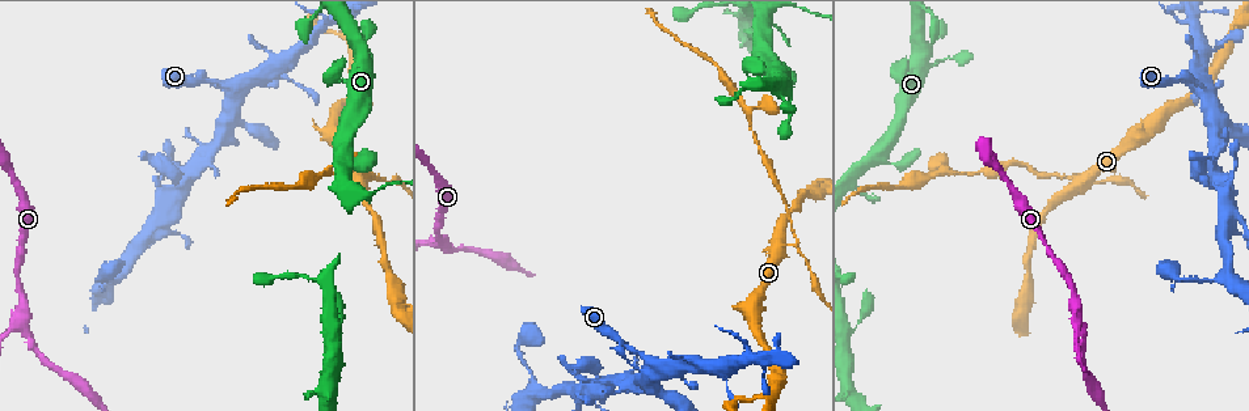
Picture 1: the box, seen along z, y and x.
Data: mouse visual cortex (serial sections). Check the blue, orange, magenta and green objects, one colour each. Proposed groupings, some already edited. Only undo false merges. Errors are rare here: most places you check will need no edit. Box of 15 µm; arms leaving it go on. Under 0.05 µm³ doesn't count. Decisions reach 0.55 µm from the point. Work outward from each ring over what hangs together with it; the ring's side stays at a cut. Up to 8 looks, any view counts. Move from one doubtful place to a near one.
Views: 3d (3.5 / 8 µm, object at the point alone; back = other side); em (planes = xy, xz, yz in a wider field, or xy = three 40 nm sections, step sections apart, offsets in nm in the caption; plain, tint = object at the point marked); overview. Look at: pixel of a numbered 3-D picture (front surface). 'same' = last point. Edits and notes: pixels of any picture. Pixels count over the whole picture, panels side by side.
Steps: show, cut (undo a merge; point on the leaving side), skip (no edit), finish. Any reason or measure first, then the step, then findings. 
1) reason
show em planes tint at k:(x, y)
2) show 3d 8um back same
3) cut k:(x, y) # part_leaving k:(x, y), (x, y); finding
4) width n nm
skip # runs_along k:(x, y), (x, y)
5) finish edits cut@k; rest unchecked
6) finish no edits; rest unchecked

three arms meet
show 3d 3.5um back at 1:(1232, 44)

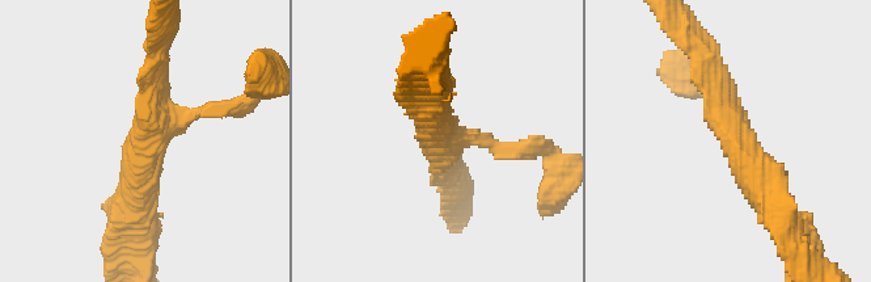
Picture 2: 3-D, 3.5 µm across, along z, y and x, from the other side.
arms 3; arm_widths 200, 250, 400 nm
show em xy step 1 tint at 2:(737, 132)

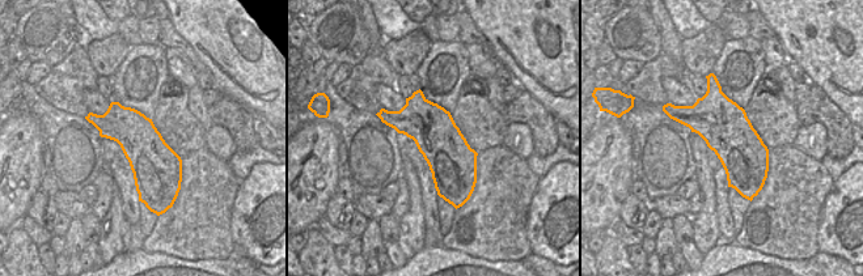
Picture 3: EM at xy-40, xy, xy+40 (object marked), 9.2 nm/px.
skip # runs_along 2:(135, 205), (164, 123), (232, 108); one cell here

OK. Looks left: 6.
three-way junction
show 3d 8um at 1:(361, 180)

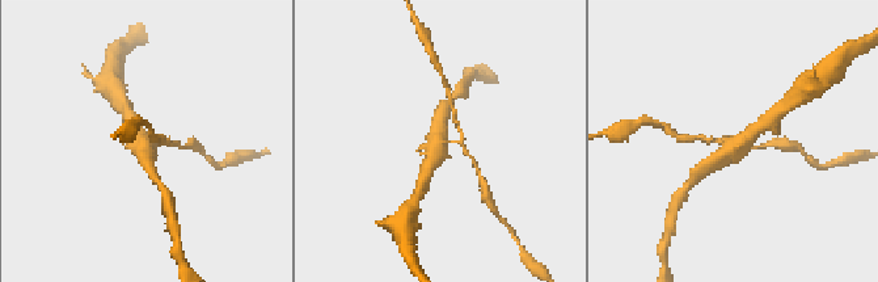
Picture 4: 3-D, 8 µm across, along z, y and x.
arms 3; arm_widths 150, 400, 400 nm
show em xy step 2 tint at 4:(144, 147)

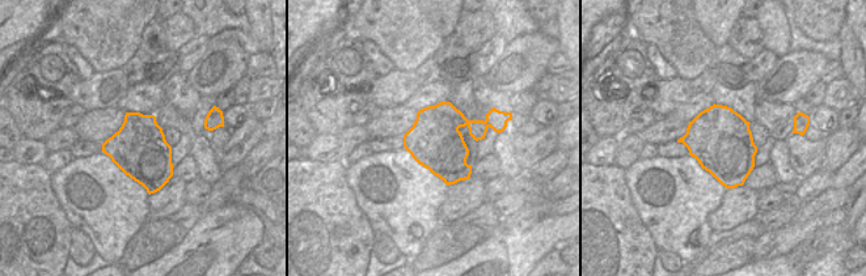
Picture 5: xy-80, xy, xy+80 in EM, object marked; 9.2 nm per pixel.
width 500 nm
cut 4:(161, 139) # part_leaving 4:(451, 142), (459, 142), (461, 134), (450, 97); two cells meet here

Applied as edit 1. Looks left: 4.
redraw
show overview

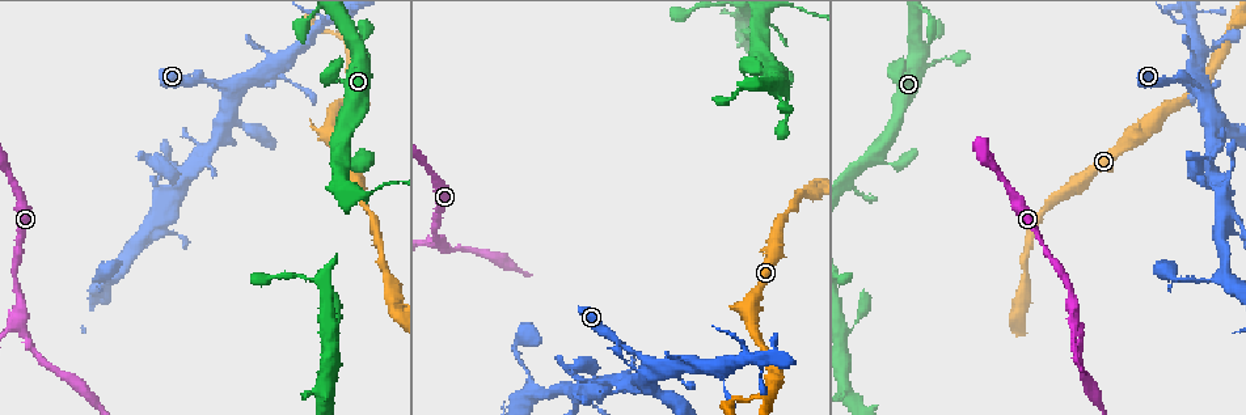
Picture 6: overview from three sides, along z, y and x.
arms part here
show 3d 3.5um at 6:(24, 320)

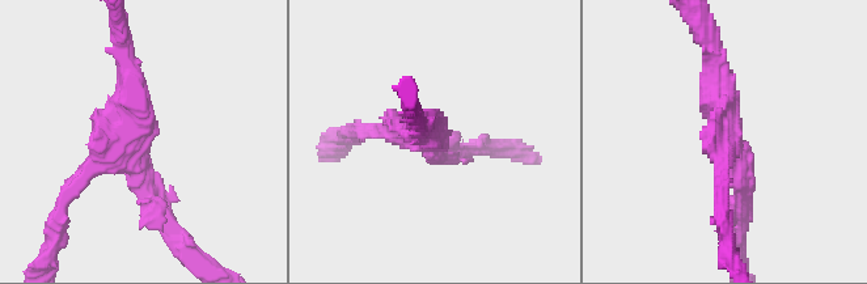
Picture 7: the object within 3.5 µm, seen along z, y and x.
shape alone is not enough
show em xy step 5 tint at 7:(134, 138)

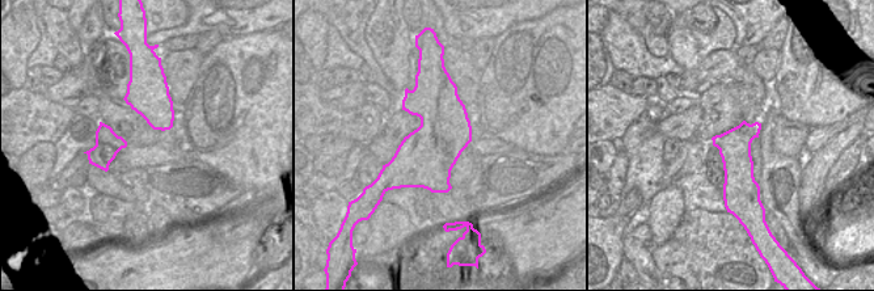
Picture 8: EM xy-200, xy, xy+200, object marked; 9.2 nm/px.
arms 3
skip # runs_along 7:(123, 51), (135, 164), (164, 216); all the same cell

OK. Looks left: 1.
finish edits cut@4; rest unchecked

